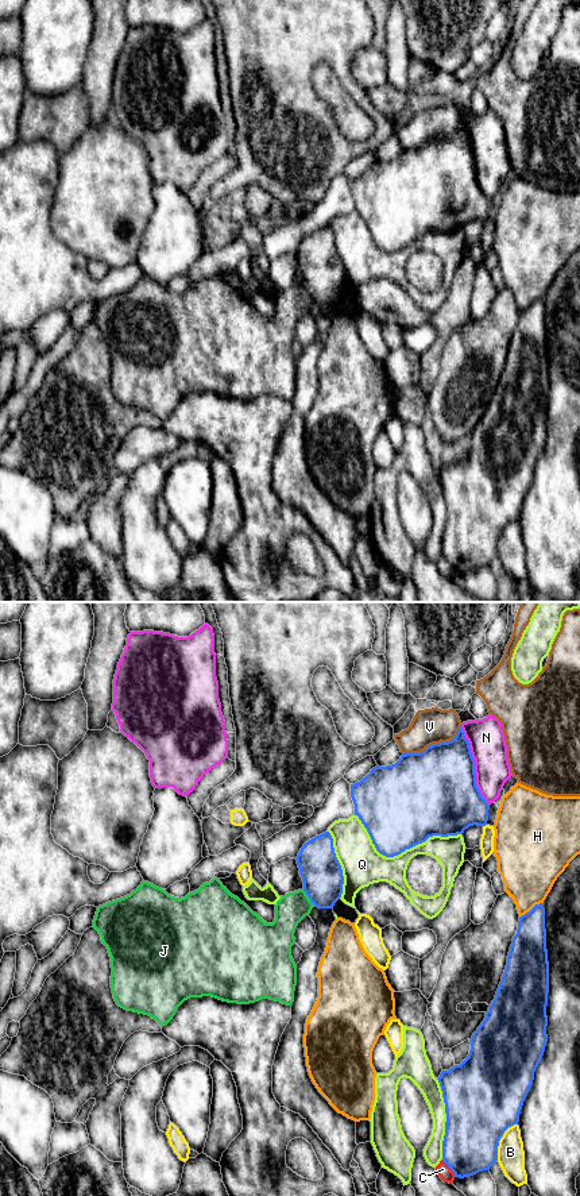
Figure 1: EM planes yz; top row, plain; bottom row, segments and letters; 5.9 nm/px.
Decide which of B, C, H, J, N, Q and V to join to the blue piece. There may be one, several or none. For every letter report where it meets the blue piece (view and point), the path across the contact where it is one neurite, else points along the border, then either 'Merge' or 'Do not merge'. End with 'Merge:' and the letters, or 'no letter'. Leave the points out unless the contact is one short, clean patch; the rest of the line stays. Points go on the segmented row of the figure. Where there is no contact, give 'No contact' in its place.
B: Touches blue at yz (499, 1139). Do not merge
C: Touches blue at yz (449, 1166). Do not merge
H: Touches blue at yz (532, 909). Do not merge
J: Touches blue at yz (309, 898). Boundary: yz (302, 890), (314, 906). Do not merge
N: Touches blue at yz (474, 766). Do not merge
Q: Touches blue at yz (401, 852). Do not merge
V: Touches blue at yz (434, 744). Do not merge
Merge: no letter

